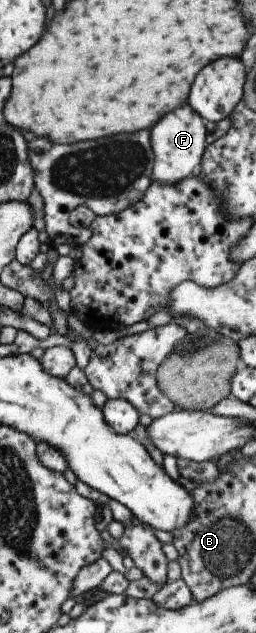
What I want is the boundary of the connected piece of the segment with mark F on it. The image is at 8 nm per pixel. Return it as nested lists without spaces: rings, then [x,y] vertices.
[[[187,104],[168,111],[159,121],[156,121],[150,128],[150,146],[154,155],[152,167],[152,181],[157,180],[159,184],[176,184],[194,175],[195,167],[200,165],[202,153],[206,146],[206,122],[200,115],[197,115]]]

